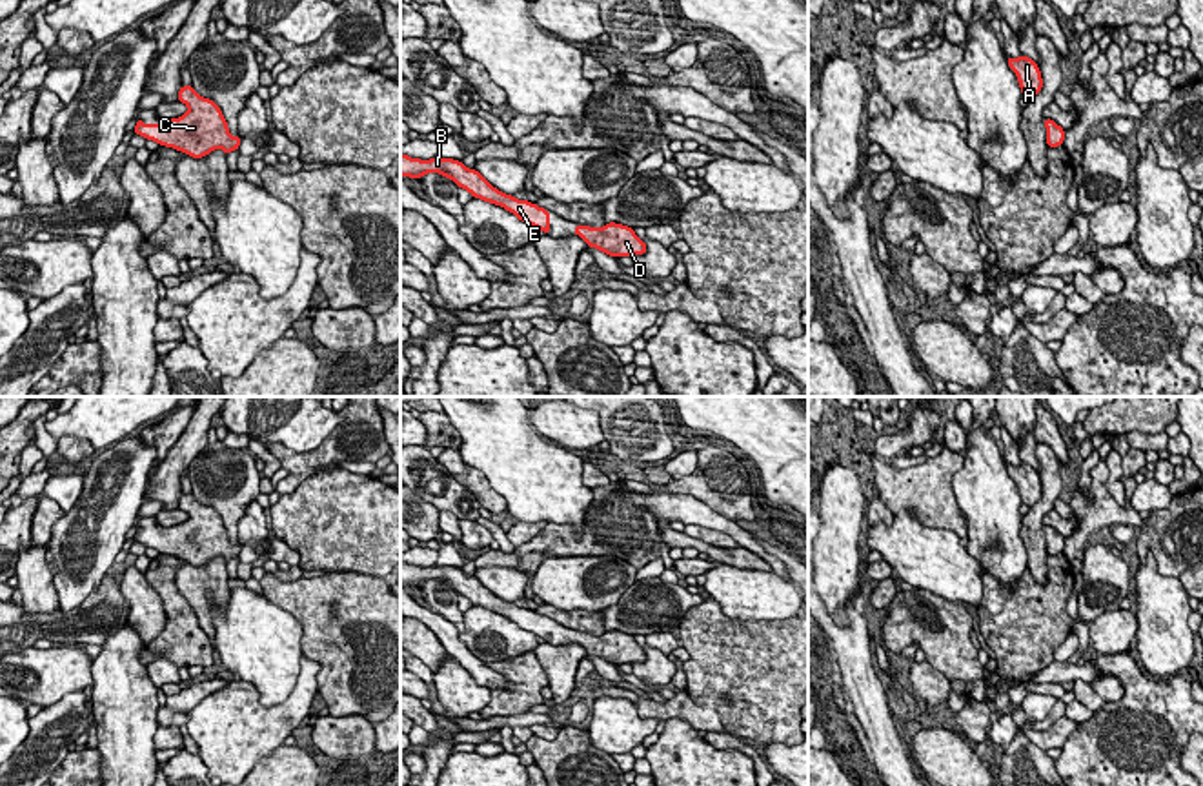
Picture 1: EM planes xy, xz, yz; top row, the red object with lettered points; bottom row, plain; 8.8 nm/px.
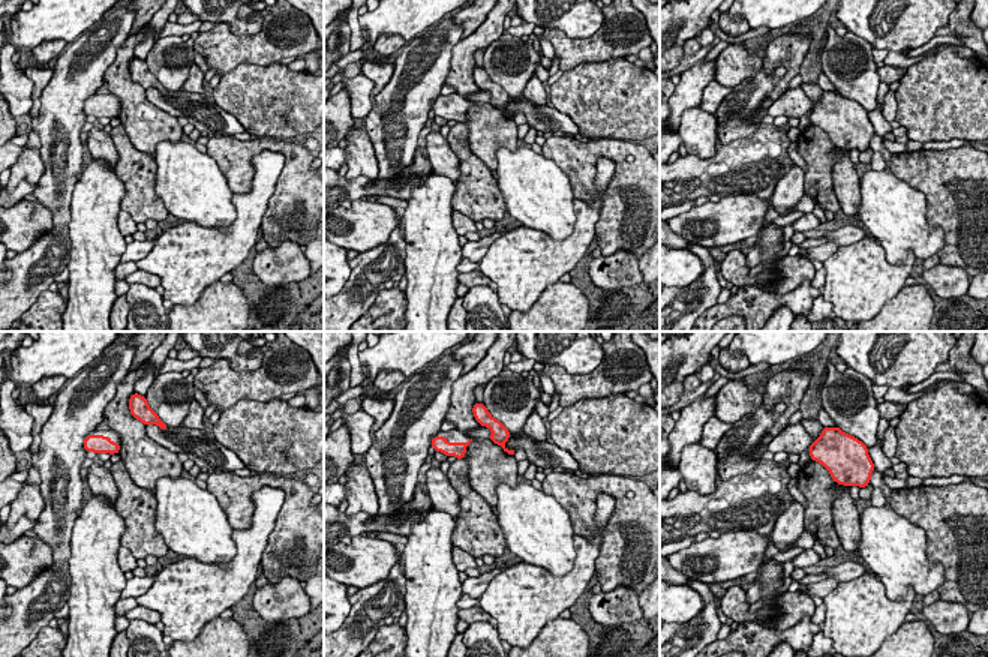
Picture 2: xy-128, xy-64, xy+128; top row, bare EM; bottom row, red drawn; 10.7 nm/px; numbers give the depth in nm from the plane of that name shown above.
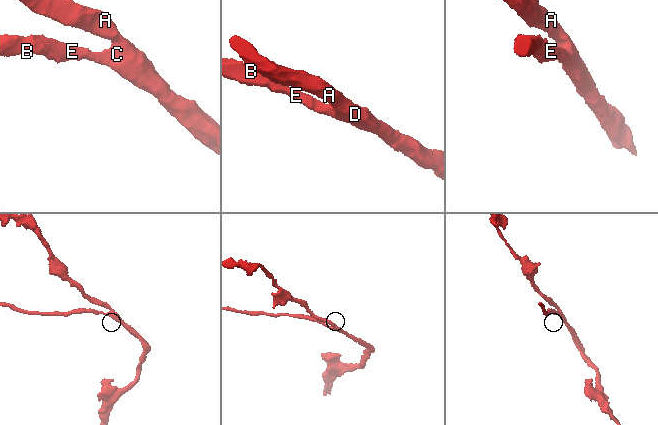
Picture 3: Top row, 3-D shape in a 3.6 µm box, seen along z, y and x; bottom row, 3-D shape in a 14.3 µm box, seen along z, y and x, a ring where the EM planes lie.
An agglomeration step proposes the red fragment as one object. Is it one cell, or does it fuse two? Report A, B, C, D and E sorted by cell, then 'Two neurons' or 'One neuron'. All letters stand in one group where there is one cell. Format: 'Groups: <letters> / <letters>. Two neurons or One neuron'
Groups: A B C D E. One neuron

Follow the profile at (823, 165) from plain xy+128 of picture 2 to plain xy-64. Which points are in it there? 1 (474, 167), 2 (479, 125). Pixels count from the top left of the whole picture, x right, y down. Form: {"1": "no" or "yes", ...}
{"1": "yes", "2": "no"}

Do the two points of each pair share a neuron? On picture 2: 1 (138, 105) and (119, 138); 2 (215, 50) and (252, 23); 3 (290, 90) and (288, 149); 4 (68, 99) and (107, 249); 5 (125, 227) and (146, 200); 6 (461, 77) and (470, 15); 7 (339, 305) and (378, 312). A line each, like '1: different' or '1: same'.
1: different
2: different
3: different
4: different
5: different
6: different
7: different

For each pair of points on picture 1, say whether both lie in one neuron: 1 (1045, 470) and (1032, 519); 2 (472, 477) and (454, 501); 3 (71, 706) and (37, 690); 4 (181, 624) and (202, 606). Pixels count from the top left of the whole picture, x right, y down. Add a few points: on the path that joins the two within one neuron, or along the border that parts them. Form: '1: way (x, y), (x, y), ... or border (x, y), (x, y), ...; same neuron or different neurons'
1: way (1049, 483), (1049, 497), (1041, 506); same neuron
2: border (435, 459), (483, 506); different neurons
3: border (82, 690), (70, 692), (46, 706); different neurons
4: border (175, 575), (175, 586), (190, 604), (213, 650); different neurons

